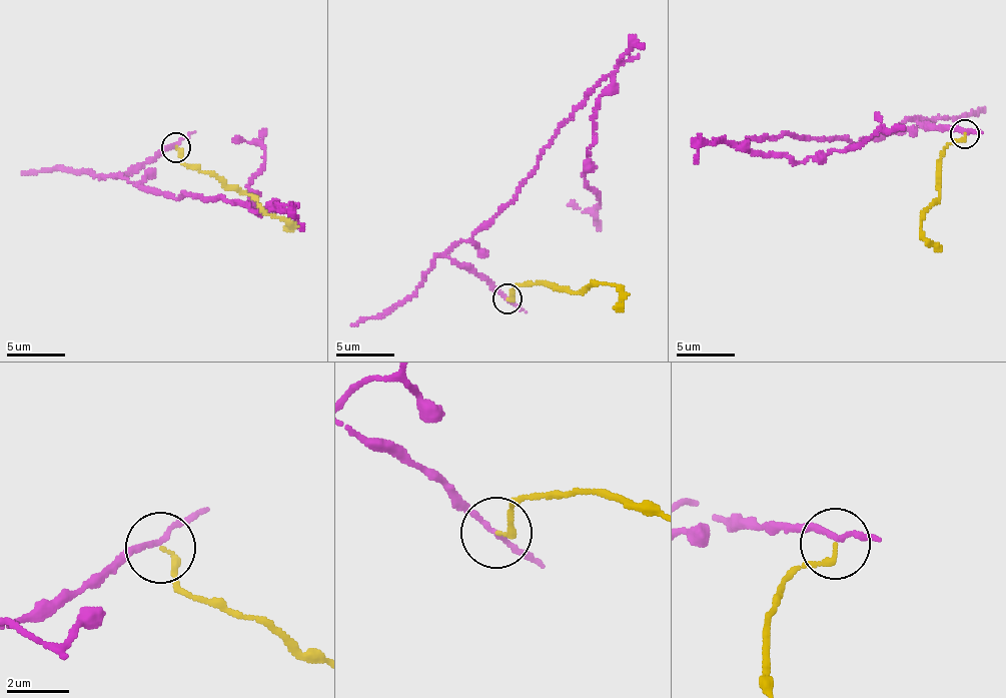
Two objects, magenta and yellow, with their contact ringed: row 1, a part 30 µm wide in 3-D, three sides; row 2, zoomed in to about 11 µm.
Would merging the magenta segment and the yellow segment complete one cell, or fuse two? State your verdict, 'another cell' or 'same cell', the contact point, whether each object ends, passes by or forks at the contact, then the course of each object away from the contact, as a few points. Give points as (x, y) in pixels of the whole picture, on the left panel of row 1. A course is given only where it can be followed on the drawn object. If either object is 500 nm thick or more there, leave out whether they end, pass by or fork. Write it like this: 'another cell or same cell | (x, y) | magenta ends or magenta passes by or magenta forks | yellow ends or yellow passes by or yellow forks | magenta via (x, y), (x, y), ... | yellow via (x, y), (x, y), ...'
another cell | (176, 147) | magenta passes by | yellow ends | magenta via (176, 146), (116, 175), (176, 199), (218, 197), (269, 211), (251, 207), (249, 180), (264, 152), (232, 138) | yellow via (176, 146), (187, 167), (214, 172), (228, 185), (246, 191), (263, 210), (289, 223), (287, 228)

